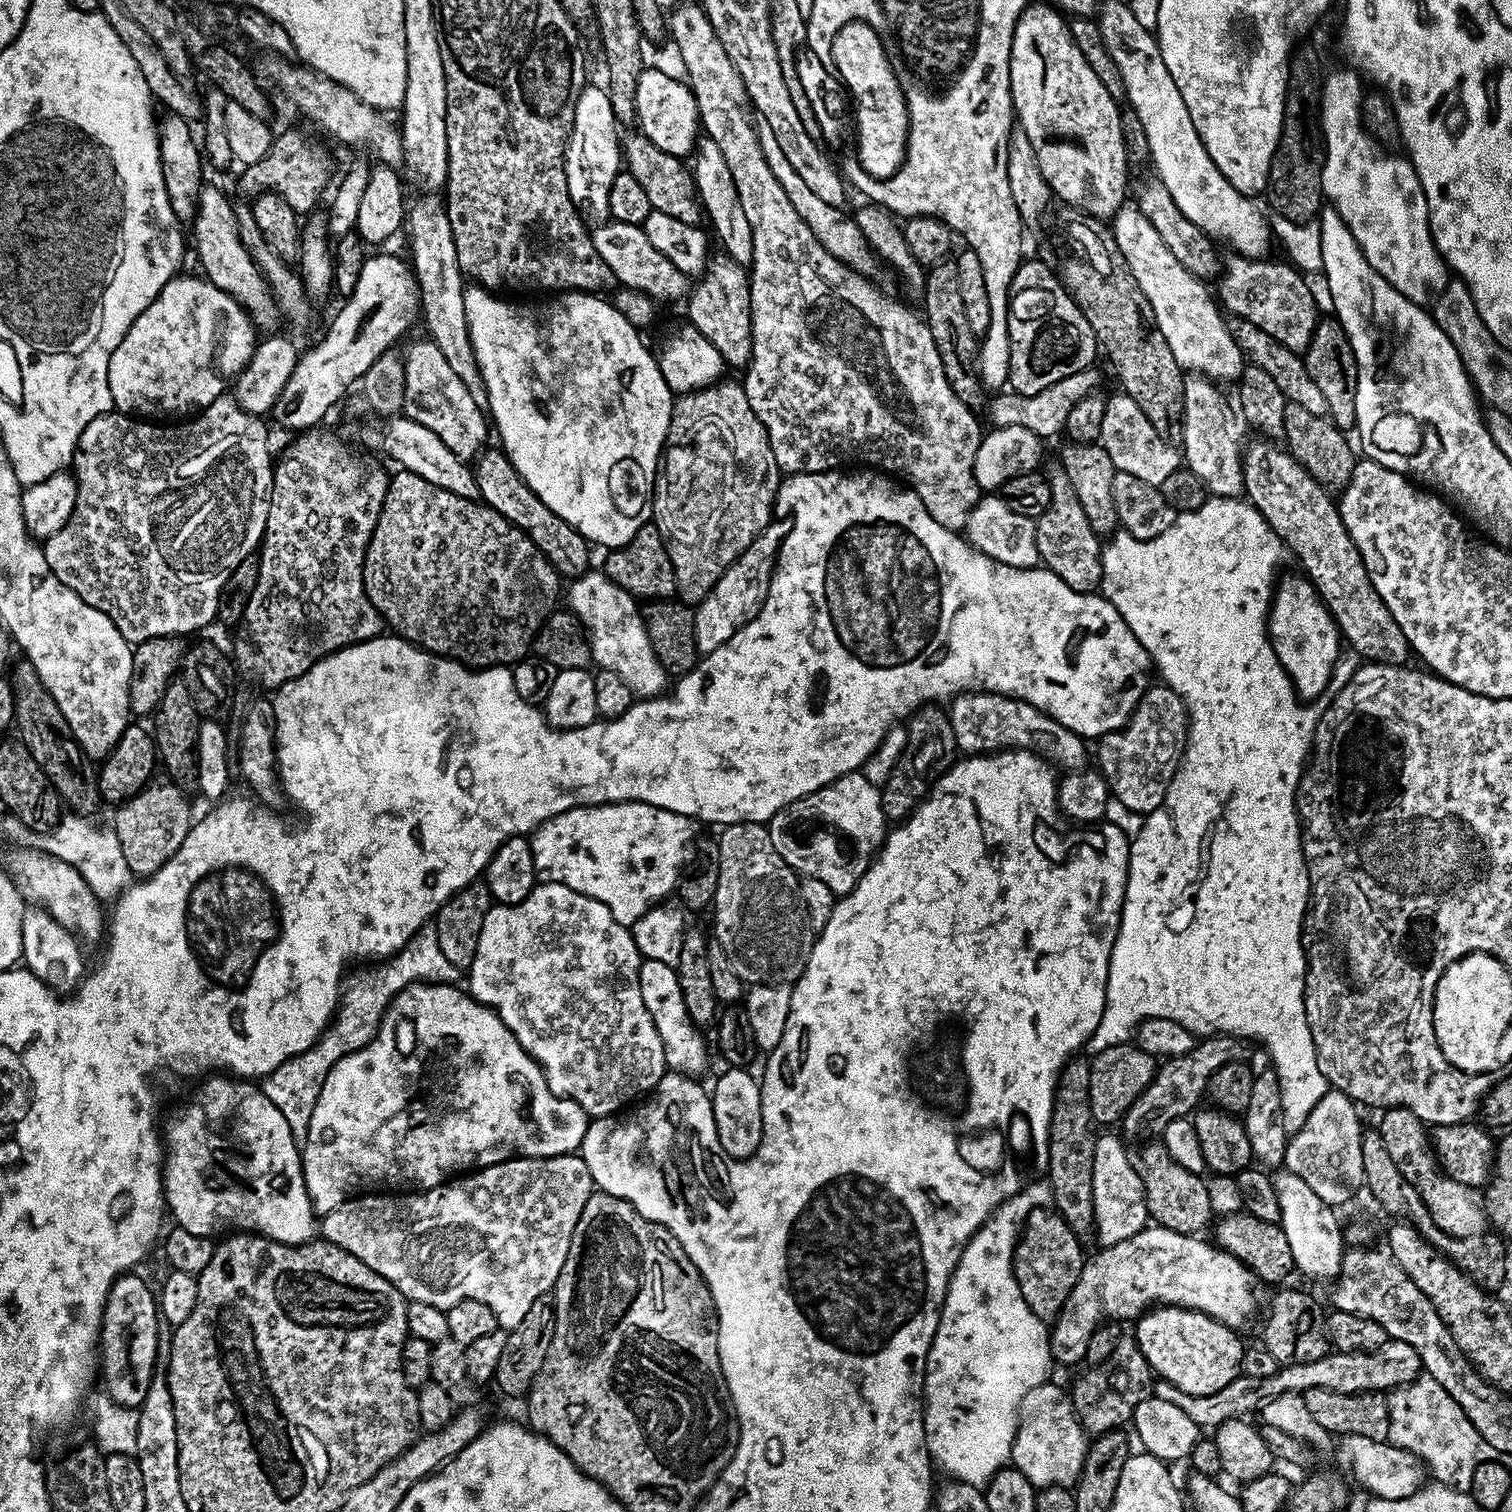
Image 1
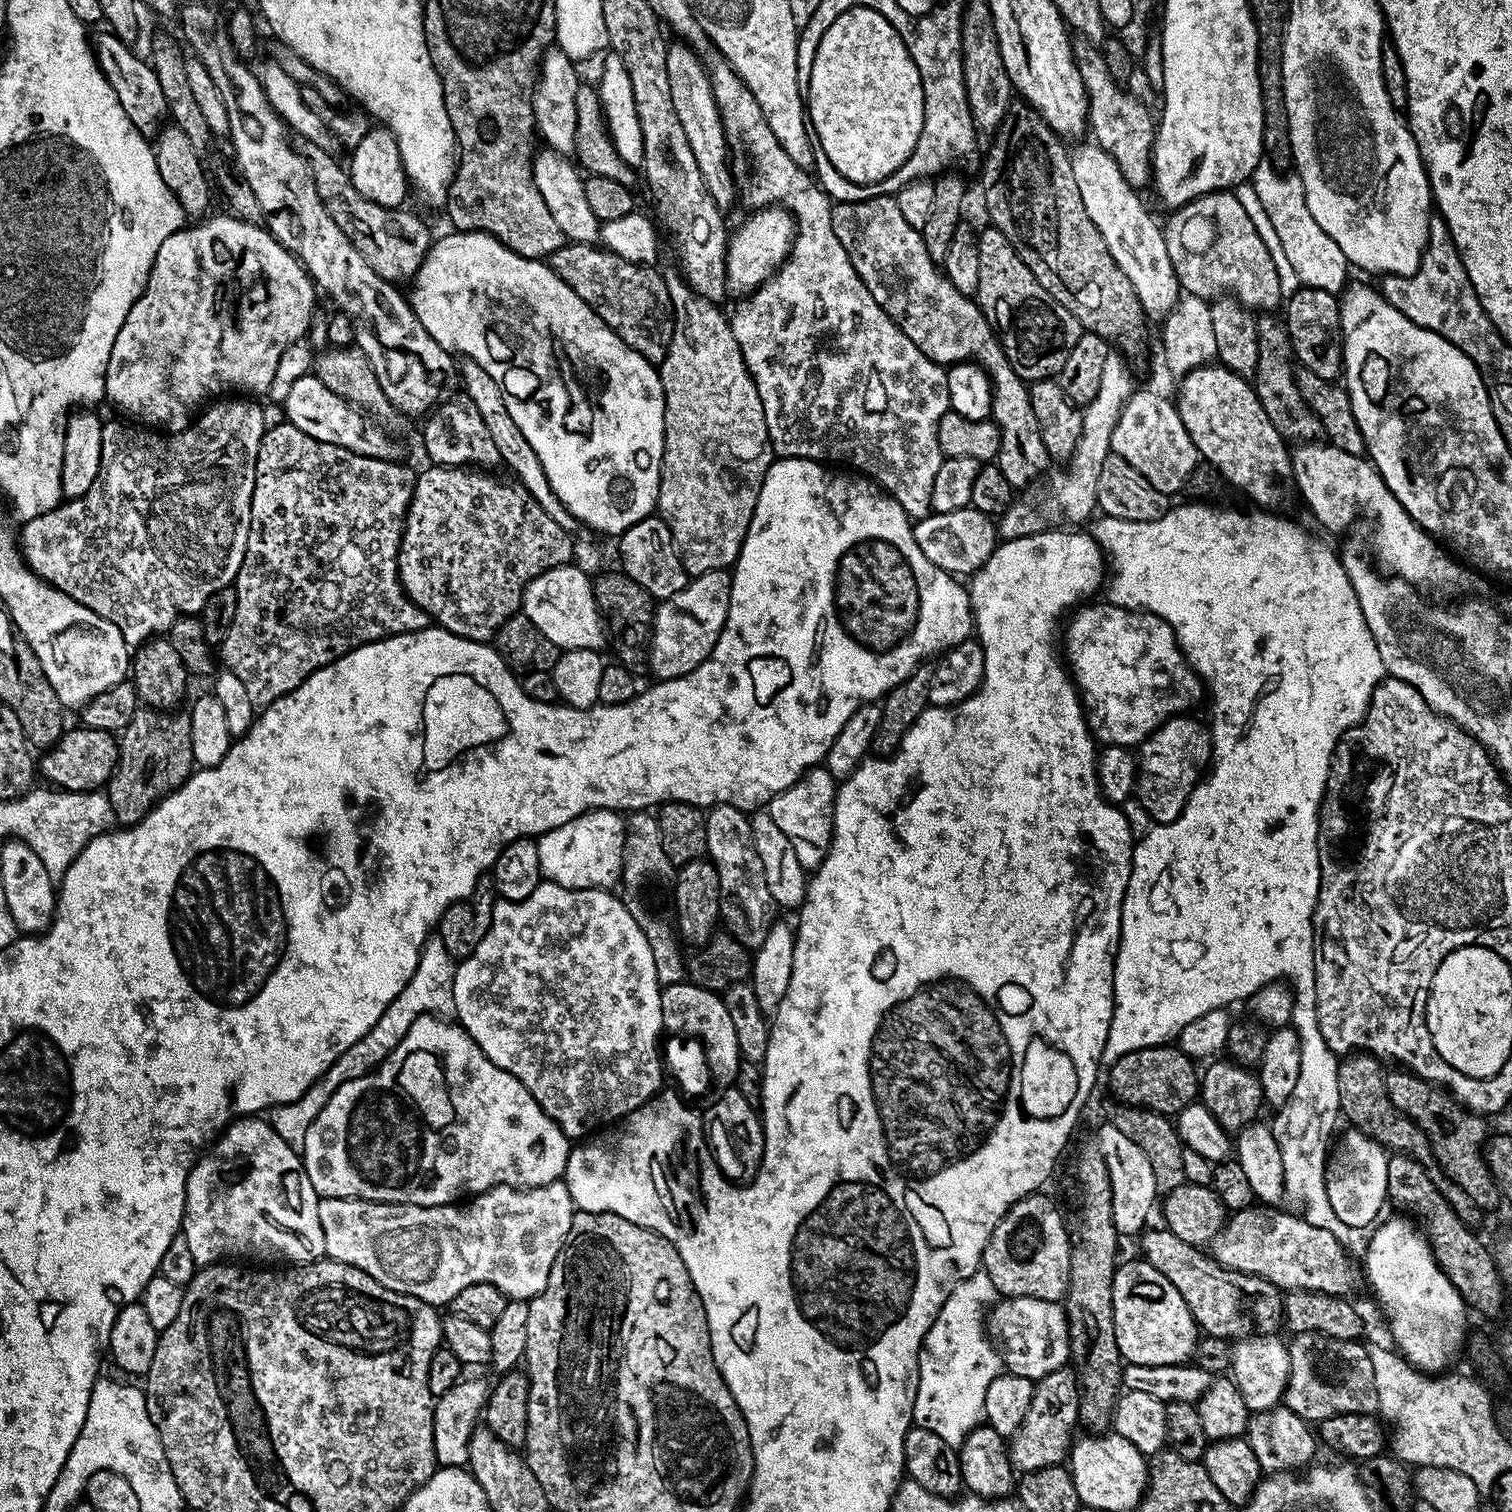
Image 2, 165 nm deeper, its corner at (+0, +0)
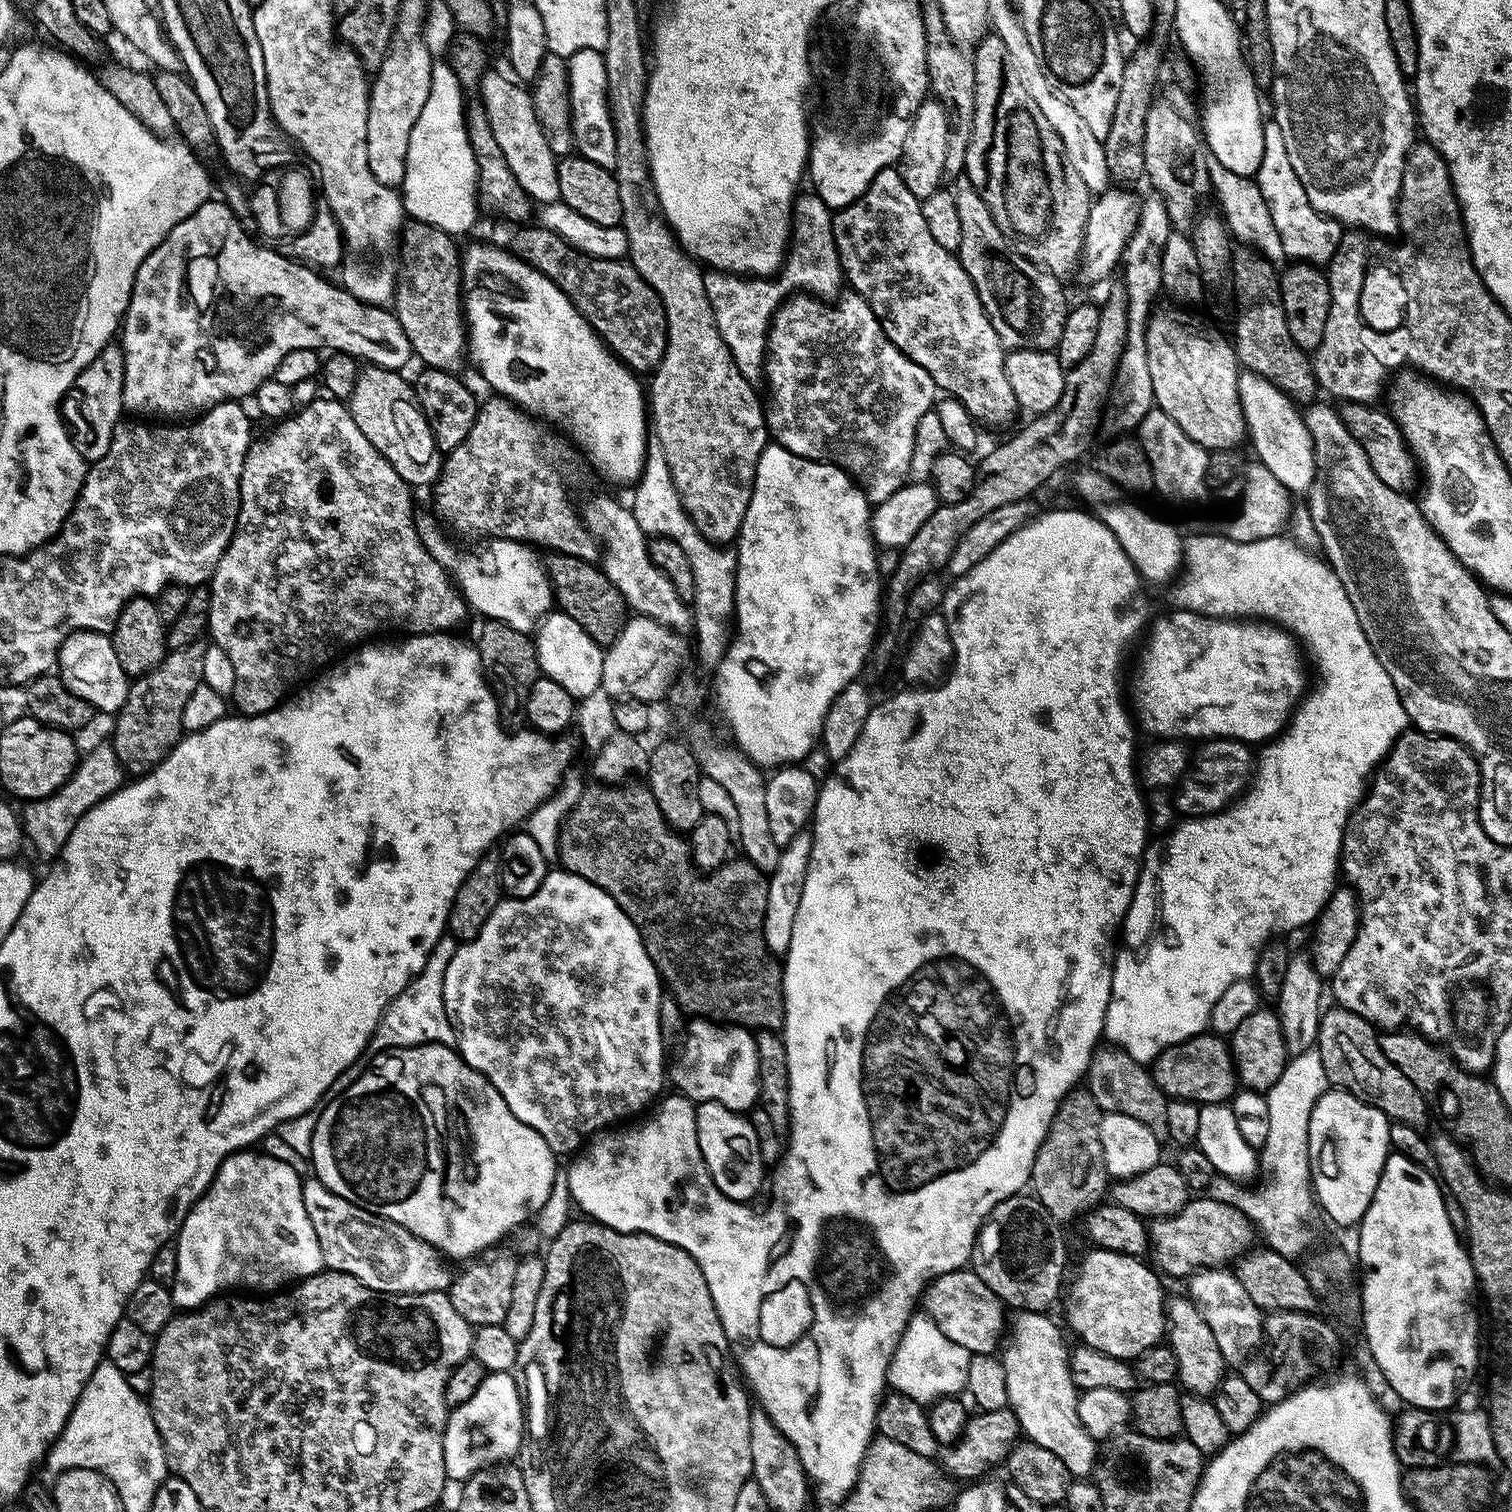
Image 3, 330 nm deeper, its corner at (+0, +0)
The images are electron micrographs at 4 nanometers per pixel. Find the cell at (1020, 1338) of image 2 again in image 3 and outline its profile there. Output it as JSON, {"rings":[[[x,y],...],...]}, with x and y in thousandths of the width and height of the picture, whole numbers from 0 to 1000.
{"rings":[[[640,838],[618,845],[611,853],[610,865],[628,888],[634,888],[634,890],[644,896],[658,895],[665,881],[665,863],[656,855],[655,851]]]}

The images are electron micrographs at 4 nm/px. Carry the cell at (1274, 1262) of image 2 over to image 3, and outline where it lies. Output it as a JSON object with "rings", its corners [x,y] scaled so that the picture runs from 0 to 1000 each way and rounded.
{"rings":[[[796,792],[786,793],[783,800],[775,805],[763,806],[759,813],[761,830],[765,830],[764,838],[771,845],[785,845],[789,840],[814,837],[829,827],[828,822],[832,820],[828,808],[818,799],[801,792],[794,793]]]}

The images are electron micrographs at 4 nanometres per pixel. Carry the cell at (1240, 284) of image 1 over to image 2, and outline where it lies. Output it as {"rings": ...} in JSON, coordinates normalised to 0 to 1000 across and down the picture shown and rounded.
{"rings":[[[815,126],[799,127],[777,138],[769,148],[771,168],[774,168],[776,181],[785,195],[801,199],[812,194],[823,204],[836,208],[848,201],[845,170],[843,167],[841,170],[838,160],[833,157],[827,142],[817,128]]]}

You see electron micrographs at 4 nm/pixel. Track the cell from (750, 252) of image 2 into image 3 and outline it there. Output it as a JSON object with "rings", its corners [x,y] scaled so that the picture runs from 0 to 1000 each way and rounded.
{"rings":[[[527,129],[524,134],[522,161],[518,175],[512,184],[495,184],[473,179],[466,180],[467,197],[470,197],[472,205],[475,221],[478,221],[478,226],[480,226],[488,245],[494,251],[503,251],[508,232],[508,216],[511,214],[511,209],[522,196],[530,192],[538,192],[543,199],[550,200],[556,195],[556,187],[558,188],[560,183],[552,160],[551,142],[551,138],[548,138],[542,130]]]}

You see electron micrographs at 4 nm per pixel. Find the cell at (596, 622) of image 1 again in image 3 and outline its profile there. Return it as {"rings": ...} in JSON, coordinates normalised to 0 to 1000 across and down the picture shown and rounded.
{"rings":[[[277,342],[276,351],[283,366],[300,382],[304,394],[310,397],[313,405],[318,405],[318,408],[331,410],[340,414],[340,417],[351,419],[366,404],[365,385],[358,368],[354,368],[355,366],[350,360],[343,357],[325,356],[322,358],[321,362],[304,368],[304,364],[291,353],[290,348],[284,342]]]}

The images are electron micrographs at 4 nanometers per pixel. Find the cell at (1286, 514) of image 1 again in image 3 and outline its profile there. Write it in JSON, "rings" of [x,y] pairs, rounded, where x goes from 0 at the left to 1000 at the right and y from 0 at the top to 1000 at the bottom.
{"rings":[[[767,203],[759,210],[757,223],[764,269],[772,274],[781,284],[796,296],[819,297],[820,293],[823,293],[825,280],[819,263],[819,250],[821,244],[815,226],[802,217],[785,214],[785,212],[783,206]]]}

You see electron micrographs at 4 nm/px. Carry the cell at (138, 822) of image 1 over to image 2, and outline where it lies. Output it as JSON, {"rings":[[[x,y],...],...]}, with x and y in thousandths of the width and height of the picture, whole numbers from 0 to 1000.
{"rings":[[[91,468],[86,480],[79,485],[79,503],[70,519],[70,526],[76,544],[91,545],[109,526],[120,521],[128,510],[128,496],[126,493],[126,475],[120,470]]]}

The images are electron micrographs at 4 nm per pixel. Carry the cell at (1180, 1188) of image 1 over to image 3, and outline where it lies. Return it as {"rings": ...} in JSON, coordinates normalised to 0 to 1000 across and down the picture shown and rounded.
{"rings":[[[726,692],[722,696],[718,712],[720,722],[724,724],[724,729],[726,729],[728,736],[741,735],[747,739],[753,739],[753,742],[761,745],[765,750],[772,749],[771,731],[773,726],[765,718],[761,708],[750,700],[747,700],[747,697],[745,697],[741,693],[730,692]]]}

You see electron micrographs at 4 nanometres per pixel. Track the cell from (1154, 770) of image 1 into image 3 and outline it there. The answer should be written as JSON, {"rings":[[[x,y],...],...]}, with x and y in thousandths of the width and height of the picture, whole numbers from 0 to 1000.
{"rings":[[[802,488],[796,490],[792,495],[794,495],[792,497],[790,495],[790,502],[783,515],[776,521],[776,534],[783,541],[802,540],[804,537],[809,537],[825,522],[829,513],[829,497],[822,489]]]}

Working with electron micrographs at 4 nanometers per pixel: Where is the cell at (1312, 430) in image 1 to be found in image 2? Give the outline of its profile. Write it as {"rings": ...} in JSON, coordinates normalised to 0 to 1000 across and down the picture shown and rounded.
{"rings":[[[836,208],[831,211],[831,216],[832,217],[832,242],[829,249],[829,256],[832,266],[835,266],[835,271],[837,271],[837,276],[840,276],[840,279],[843,279],[843,282],[848,287],[851,287],[853,289],[853,288],[858,288],[858,292],[860,292],[870,292],[874,288],[874,284],[869,271],[864,269],[864,263],[858,261],[852,215],[846,208]]]}

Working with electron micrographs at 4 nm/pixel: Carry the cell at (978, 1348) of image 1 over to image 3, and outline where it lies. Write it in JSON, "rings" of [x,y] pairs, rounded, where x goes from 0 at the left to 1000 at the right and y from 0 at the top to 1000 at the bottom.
{"rings":[[[604,869],[601,872],[599,880],[590,897],[586,913],[599,925],[604,925],[604,927],[616,930],[620,926],[634,924],[640,919],[643,898],[644,895],[634,890],[634,888],[628,888],[628,885],[620,880],[614,870]]]}

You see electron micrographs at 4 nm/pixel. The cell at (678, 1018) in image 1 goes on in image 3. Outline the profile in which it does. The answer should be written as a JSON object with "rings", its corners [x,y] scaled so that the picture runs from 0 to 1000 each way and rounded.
{"rings":[[[458,673],[454,677],[454,686],[458,690],[458,696],[460,698],[460,701],[463,703],[463,706],[458,708],[456,712],[450,712],[447,714],[449,724],[455,726],[460,730],[464,729],[475,729],[480,731],[483,735],[490,737],[501,732],[503,726],[503,714],[502,714],[502,697],[500,691],[499,685],[494,680],[489,679],[479,679],[472,675],[465,673]]]}

